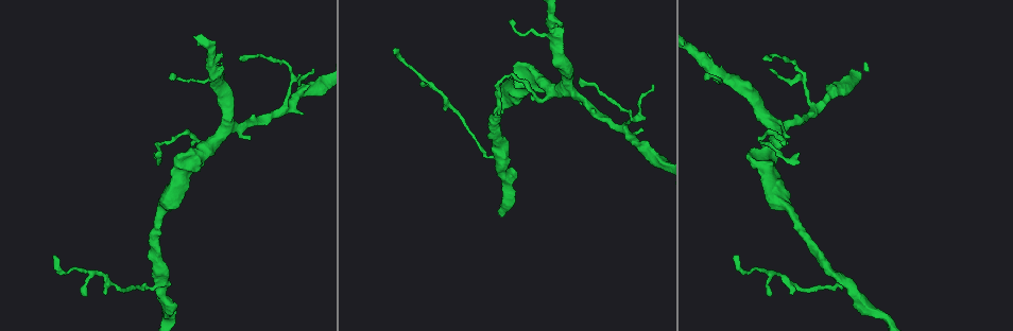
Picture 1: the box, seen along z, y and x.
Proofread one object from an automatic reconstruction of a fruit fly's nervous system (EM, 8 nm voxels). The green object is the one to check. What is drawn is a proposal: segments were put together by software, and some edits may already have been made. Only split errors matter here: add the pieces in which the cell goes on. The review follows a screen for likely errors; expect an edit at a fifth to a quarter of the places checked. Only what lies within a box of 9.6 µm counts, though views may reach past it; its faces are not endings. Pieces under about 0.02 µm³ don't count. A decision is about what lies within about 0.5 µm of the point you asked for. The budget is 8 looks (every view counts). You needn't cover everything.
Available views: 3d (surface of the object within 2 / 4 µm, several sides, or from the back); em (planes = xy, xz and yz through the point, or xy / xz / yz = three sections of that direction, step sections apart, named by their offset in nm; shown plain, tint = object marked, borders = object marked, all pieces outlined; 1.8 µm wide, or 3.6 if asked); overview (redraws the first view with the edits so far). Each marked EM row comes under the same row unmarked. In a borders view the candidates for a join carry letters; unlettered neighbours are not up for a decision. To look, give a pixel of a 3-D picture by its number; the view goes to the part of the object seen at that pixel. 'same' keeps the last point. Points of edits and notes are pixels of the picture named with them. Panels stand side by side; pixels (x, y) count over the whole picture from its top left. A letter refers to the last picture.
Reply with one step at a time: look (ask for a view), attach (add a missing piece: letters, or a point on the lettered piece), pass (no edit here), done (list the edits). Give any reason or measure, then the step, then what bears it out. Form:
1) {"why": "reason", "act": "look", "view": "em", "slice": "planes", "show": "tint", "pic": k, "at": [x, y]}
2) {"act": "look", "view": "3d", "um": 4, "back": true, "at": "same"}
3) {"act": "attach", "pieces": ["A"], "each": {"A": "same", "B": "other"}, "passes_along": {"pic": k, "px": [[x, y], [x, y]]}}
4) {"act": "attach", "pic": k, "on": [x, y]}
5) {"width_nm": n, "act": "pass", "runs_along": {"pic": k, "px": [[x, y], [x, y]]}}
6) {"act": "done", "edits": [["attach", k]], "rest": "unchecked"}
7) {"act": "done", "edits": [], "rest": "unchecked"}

{"why": "sharp bend", "act": "look", "view": "3d", "um": 4, "pic": 1, "at": [761, 156]}

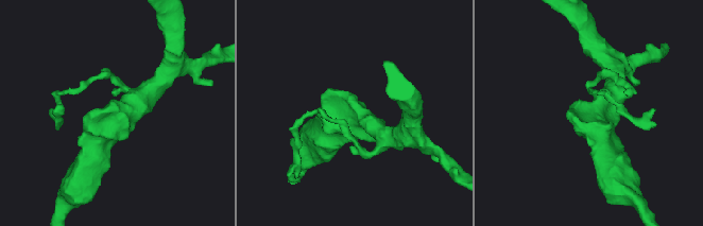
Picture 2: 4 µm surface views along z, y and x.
{"why": "shape alone is not enough", "act": "look", "view": "em", "slice": "planes", "show": "borders", "pic": 2, "at": [593, 115]}

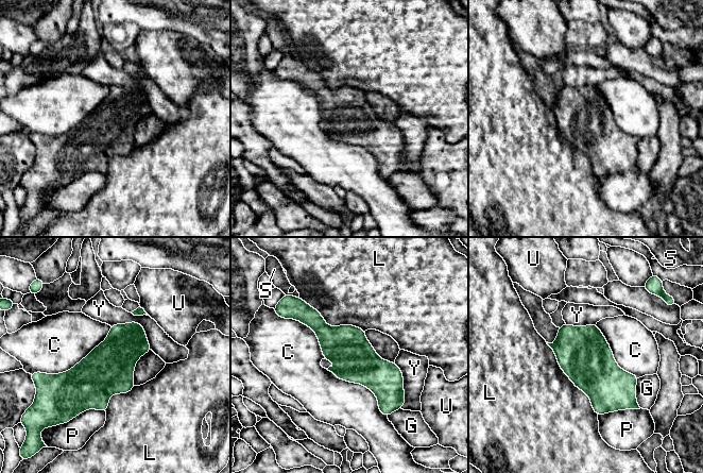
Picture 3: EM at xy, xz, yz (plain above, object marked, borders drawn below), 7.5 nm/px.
{"longest_contact_nm": ["L", 700], "act": "pass", "each": {"C": "other", "G": "other", "L": "other", "P": "other", "S": "other", "U": "other", "Y": "other"}, "border": {"pic": 3, "px": [[110, 326], [68, 370], [39, 372]]}, "found": "no lettered piece goes on from it"}

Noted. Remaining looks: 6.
{"why": "three arms meet", "act": "look", "view": "em", "slice": "planes", "show": "tint", "pic": 1, "at": [813, 111]}

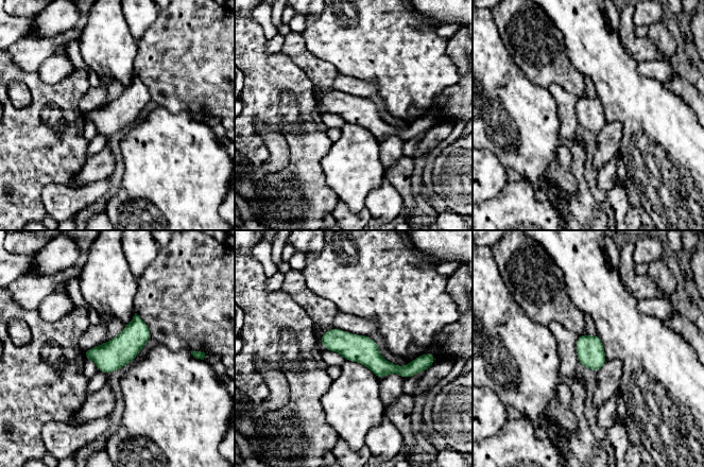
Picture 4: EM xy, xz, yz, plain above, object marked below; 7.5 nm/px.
{"why": "what lies round it", "act": "look", "view": "em", "slice": "planes", "show": "borders", "at": "same"}

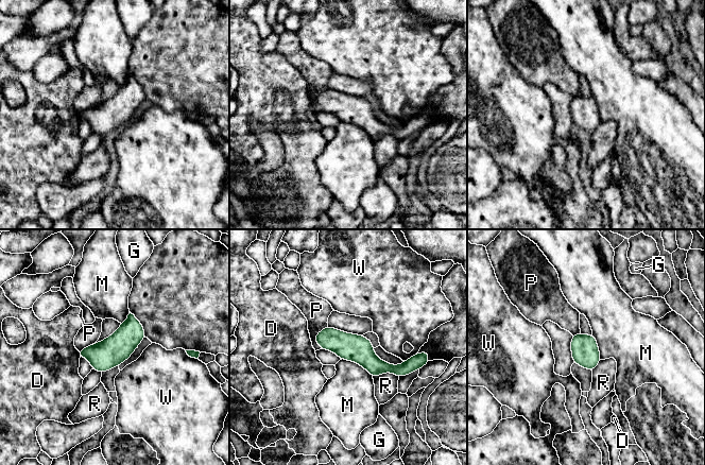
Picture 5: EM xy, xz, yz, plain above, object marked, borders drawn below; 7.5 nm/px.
{"longest_contact_nm": ["M", 280], "act": "pass", "each": {"D": "other", "G": "other", "M": "other", "P": "other", "R": "other", "W": "other"}, "runs_along": {"pic": 5, "px": [[317, 337], [378, 367], [410, 364]]}, "found": "none of them fits"}

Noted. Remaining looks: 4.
{"why": "free end", "act": "look", "view": "em", "slice": "xy", "step": 4, "show": "borders", "pic": 1, "at": [737, 256]}

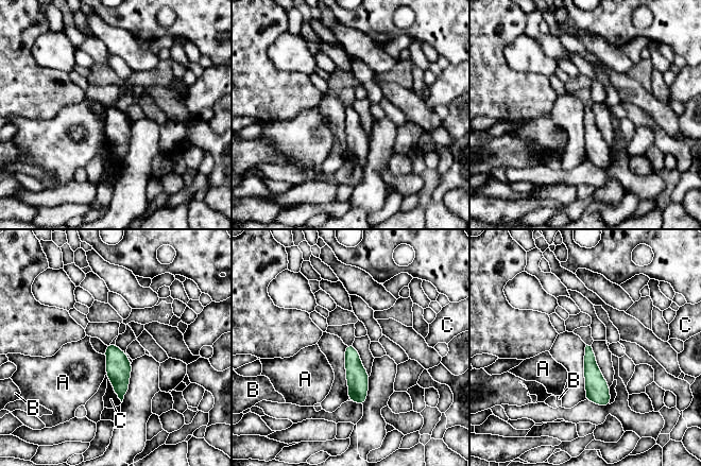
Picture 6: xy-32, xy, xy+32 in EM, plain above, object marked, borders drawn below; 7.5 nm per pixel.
{"act": "look", "view": "em", "slice": "planes", "show": "borders", "at": "same"}

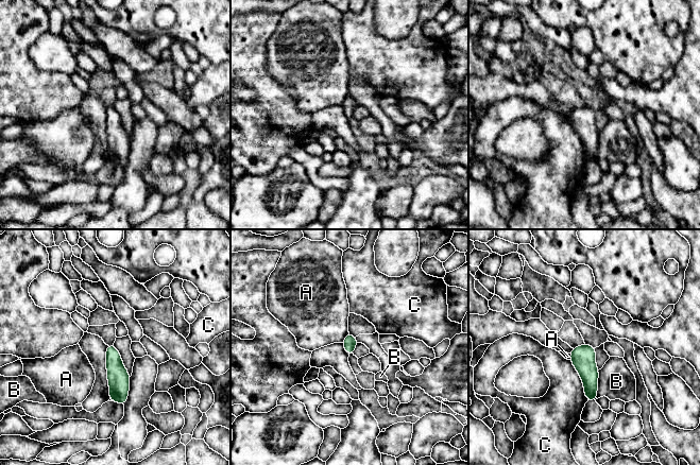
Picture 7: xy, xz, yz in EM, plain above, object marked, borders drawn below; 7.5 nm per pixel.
{"act": "pass", "each": {"A": "other", "B": "other", "C": "other"}, "found": "no lettered piece goes on from it"}

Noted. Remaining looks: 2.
{"act": "done", "edits": [], "rest": "unchecked"}

